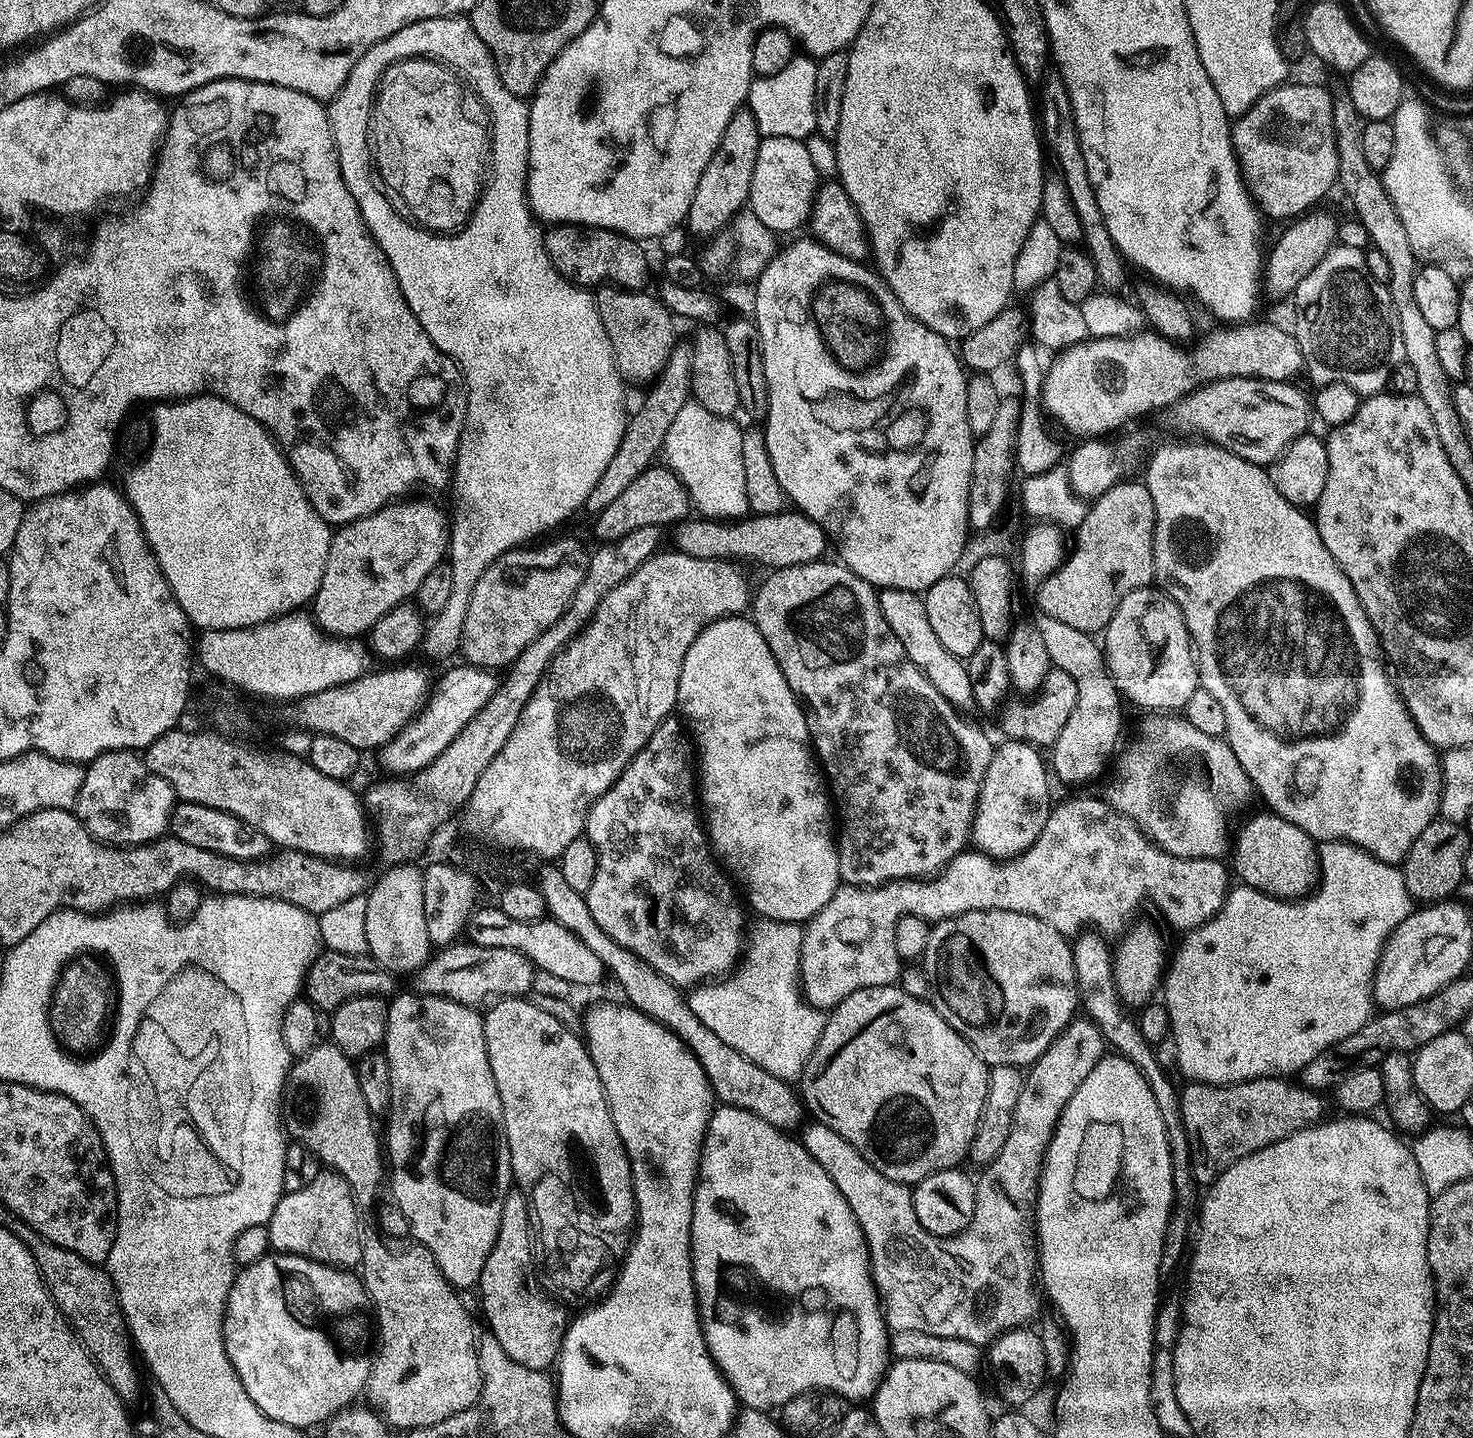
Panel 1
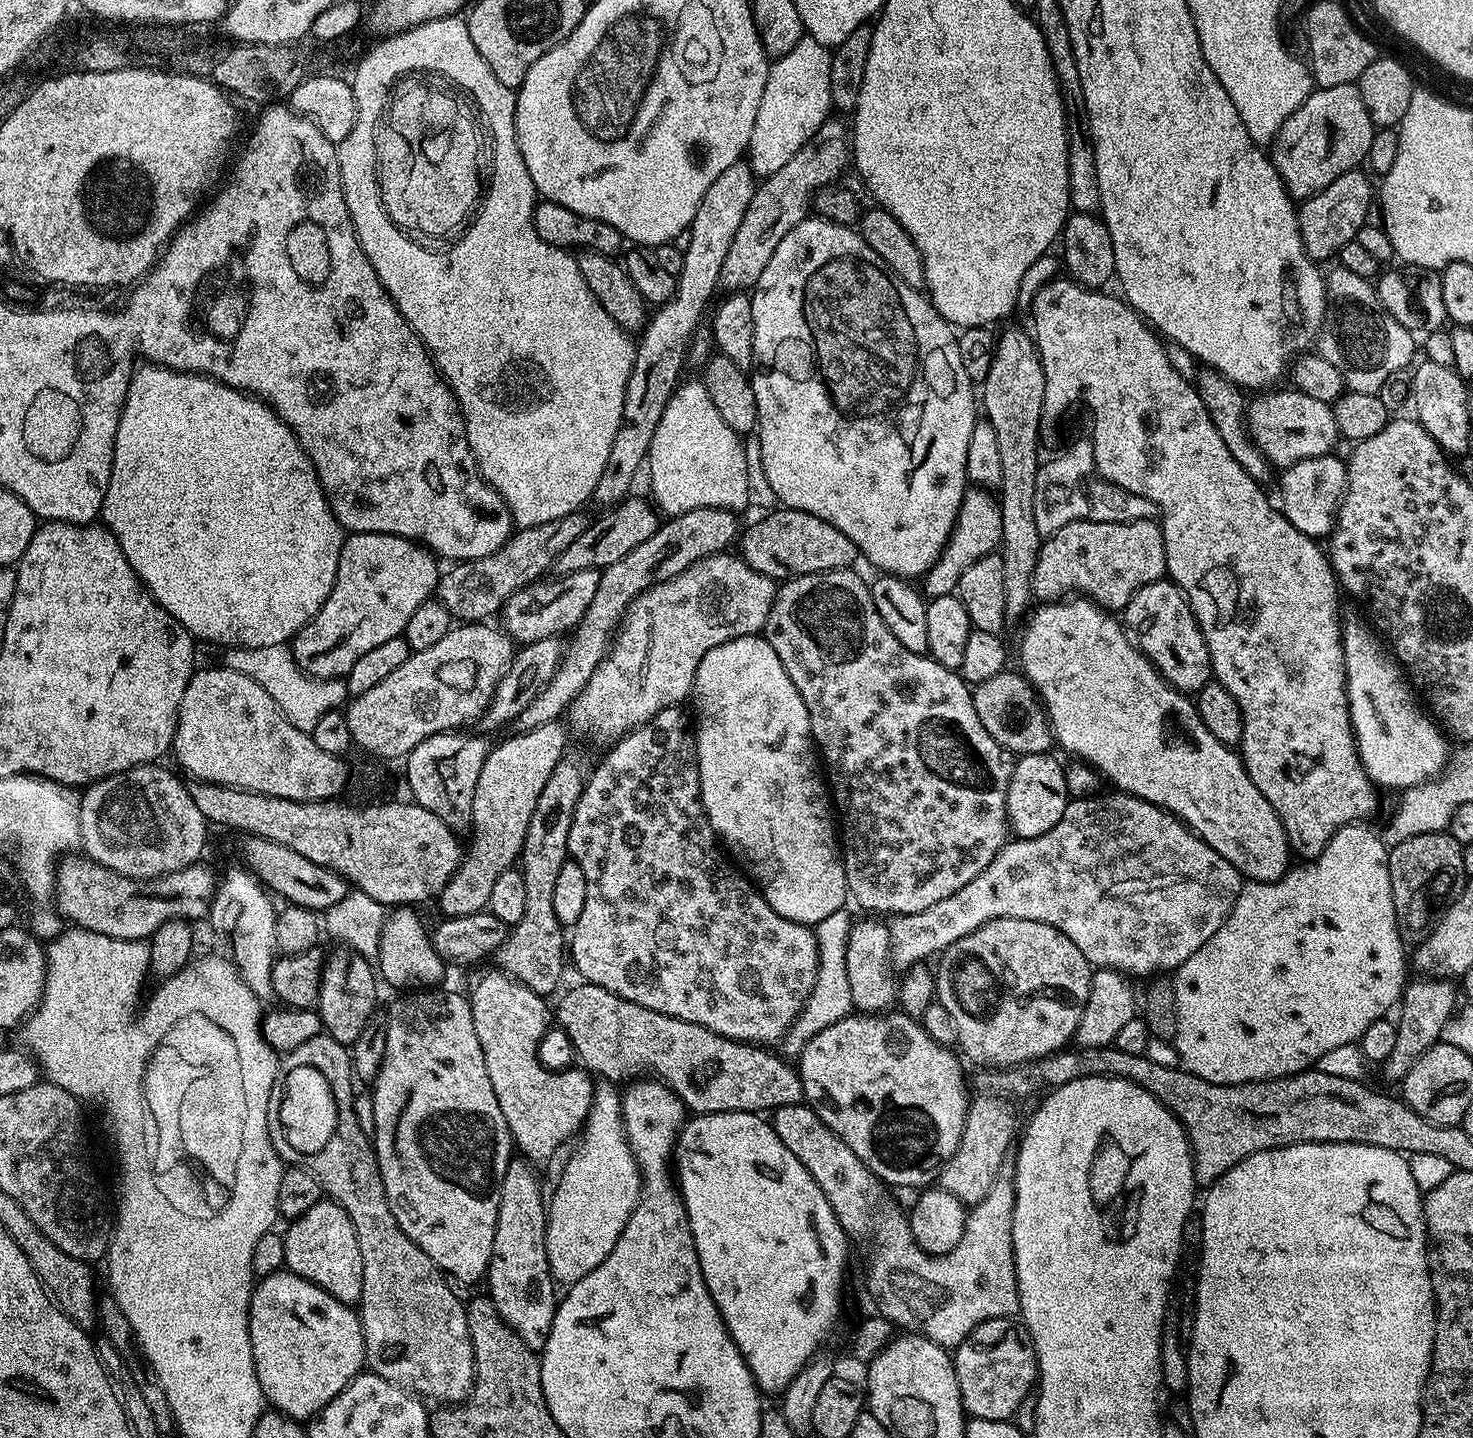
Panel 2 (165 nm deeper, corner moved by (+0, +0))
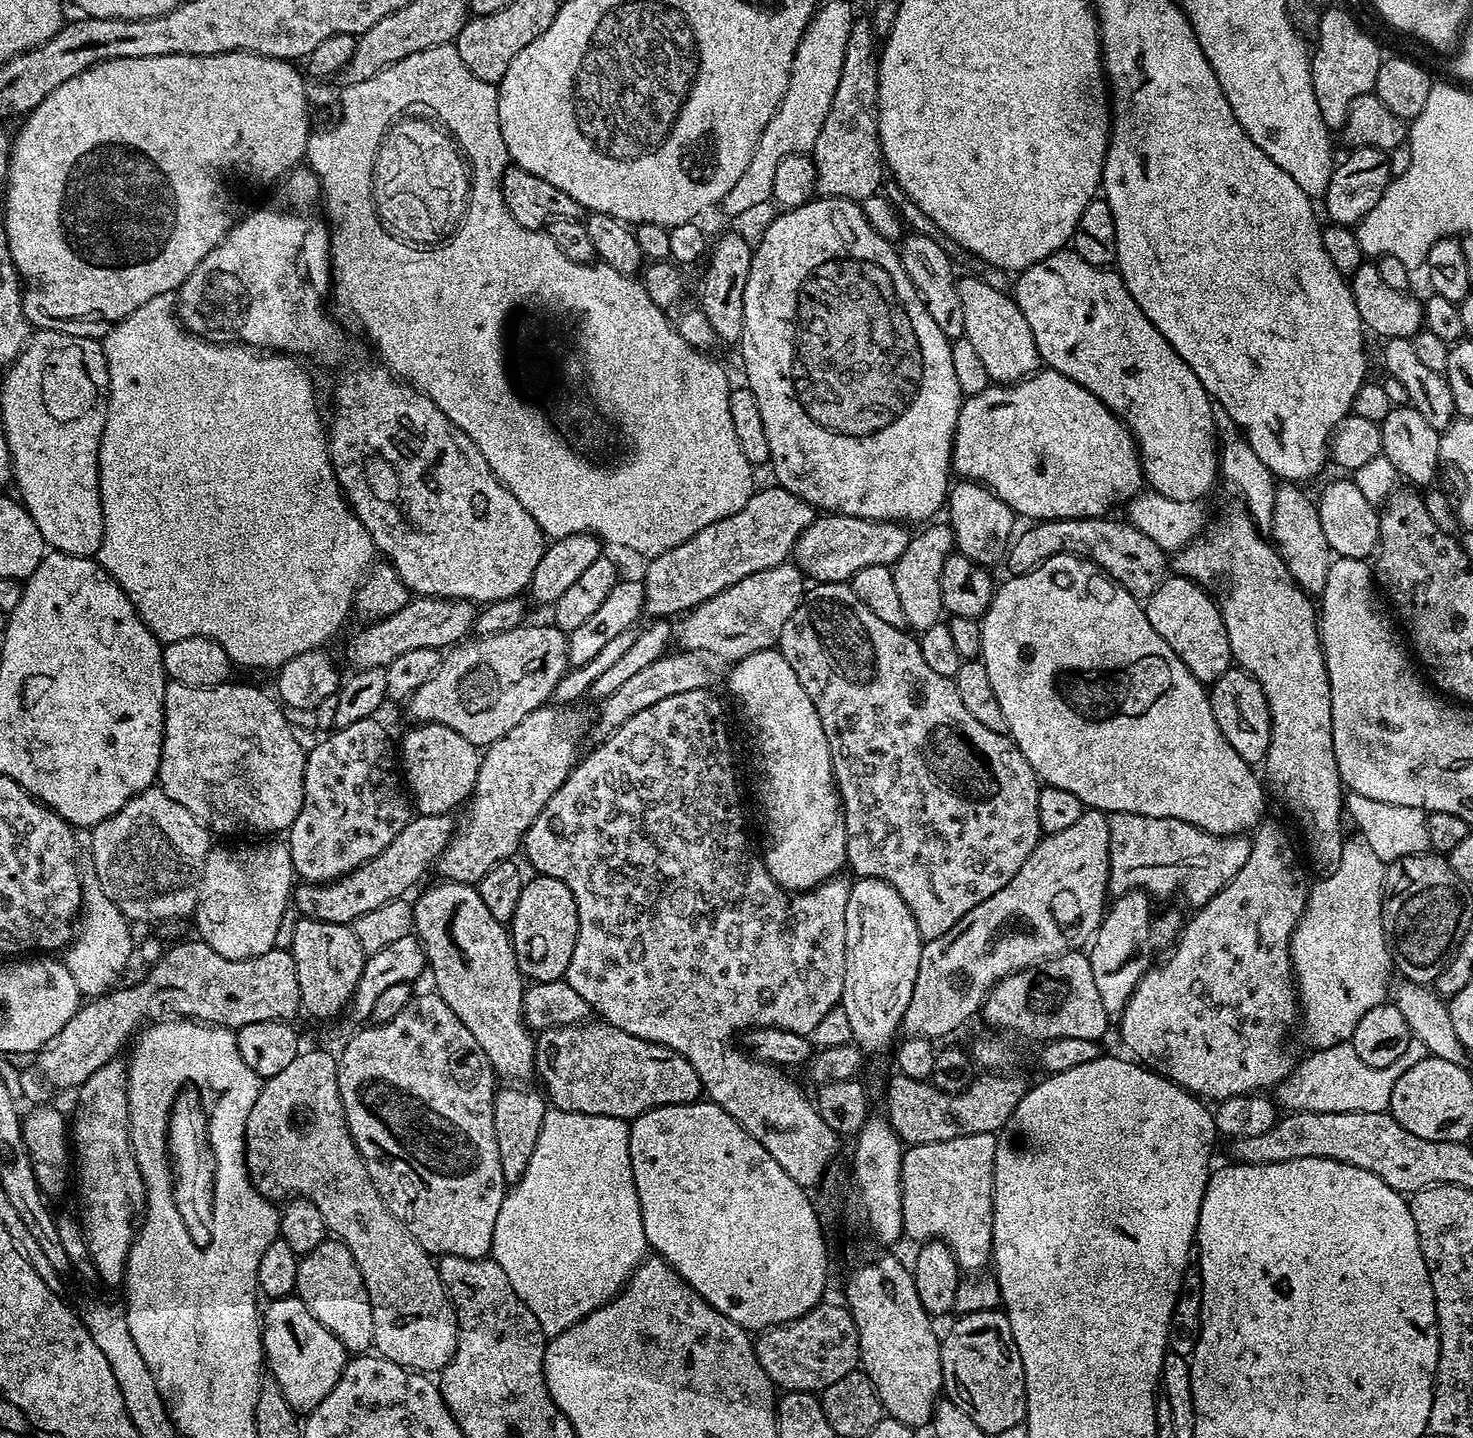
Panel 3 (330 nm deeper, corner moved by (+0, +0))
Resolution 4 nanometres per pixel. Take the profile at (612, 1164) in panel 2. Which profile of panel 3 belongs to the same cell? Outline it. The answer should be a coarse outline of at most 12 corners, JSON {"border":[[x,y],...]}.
{"border":[[545,1111],[490,1256],[545,1337],[649,1251],[629,1121]]}

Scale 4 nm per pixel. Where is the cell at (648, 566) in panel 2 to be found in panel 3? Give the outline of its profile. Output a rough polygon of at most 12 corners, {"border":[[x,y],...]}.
{"border":[[771,486],[642,575],[652,618],[785,563],[811,504]]}

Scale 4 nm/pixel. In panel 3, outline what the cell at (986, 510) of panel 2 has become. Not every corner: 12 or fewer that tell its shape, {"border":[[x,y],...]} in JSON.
{"border":[[929,523],[891,565],[913,633],[945,615],[942,562],[954,541]]}

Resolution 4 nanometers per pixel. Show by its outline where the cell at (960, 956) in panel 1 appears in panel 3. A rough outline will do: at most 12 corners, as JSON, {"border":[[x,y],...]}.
{"border":[[1080,950],[1002,977],[992,1028],[1100,1042],[1110,1020]]}

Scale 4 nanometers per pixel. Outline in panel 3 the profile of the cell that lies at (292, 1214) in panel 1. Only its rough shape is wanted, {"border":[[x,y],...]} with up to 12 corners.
{"border":[[325,1238],[299,1257],[295,1295],[342,1342],[373,1347],[354,1254]]}

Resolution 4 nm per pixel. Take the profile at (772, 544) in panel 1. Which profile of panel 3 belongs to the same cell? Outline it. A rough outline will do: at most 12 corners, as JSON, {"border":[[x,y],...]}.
{"border":[[820,514],[792,547],[809,581],[891,566],[910,539],[895,520]]}

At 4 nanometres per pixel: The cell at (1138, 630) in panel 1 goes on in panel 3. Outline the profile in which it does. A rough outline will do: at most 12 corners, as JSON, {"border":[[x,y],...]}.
{"border":[[1169,575],[1147,597],[1150,626],[1201,684],[1233,667],[1215,600]]}

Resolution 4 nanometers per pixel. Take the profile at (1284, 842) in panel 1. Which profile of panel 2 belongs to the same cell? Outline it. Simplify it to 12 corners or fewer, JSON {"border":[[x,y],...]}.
{"border":[[1041,603],[1022,675],[1053,741],[1241,877],[1282,822],[1123,623]]}

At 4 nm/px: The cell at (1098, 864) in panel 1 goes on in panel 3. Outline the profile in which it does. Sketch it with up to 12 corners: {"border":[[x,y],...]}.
{"border":[[1108,816],[1108,890],[1210,902],[1247,835]]}

